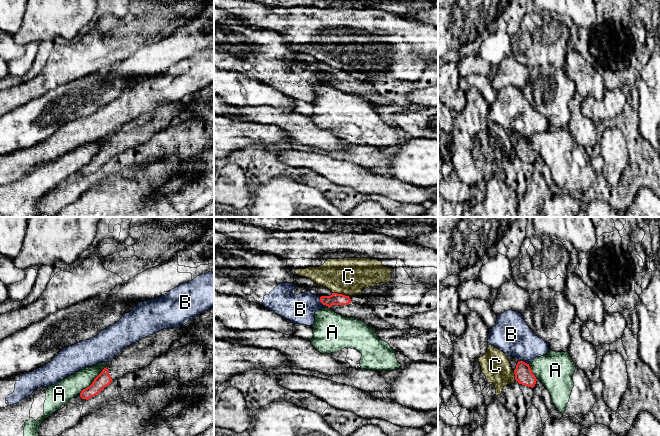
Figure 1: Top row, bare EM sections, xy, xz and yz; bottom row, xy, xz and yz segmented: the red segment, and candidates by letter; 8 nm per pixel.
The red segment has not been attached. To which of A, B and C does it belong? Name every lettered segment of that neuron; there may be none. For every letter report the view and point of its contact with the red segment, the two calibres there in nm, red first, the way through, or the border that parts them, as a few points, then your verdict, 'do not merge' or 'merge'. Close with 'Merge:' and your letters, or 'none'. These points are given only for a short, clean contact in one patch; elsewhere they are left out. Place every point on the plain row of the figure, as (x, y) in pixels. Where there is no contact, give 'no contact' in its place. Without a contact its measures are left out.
A: xy (93, 157) | 110/170 nm | along xy (106, 142), (79, 169) | do not merge
B: xz (322, 79) | 100/240 nm | along xz (320, 72), (319, 76), (328, 83) | do not merge
C: xz (341, 70) | 100/300 nm | along xz (333, 68), (348, 72) | do not merge
Merge: none

